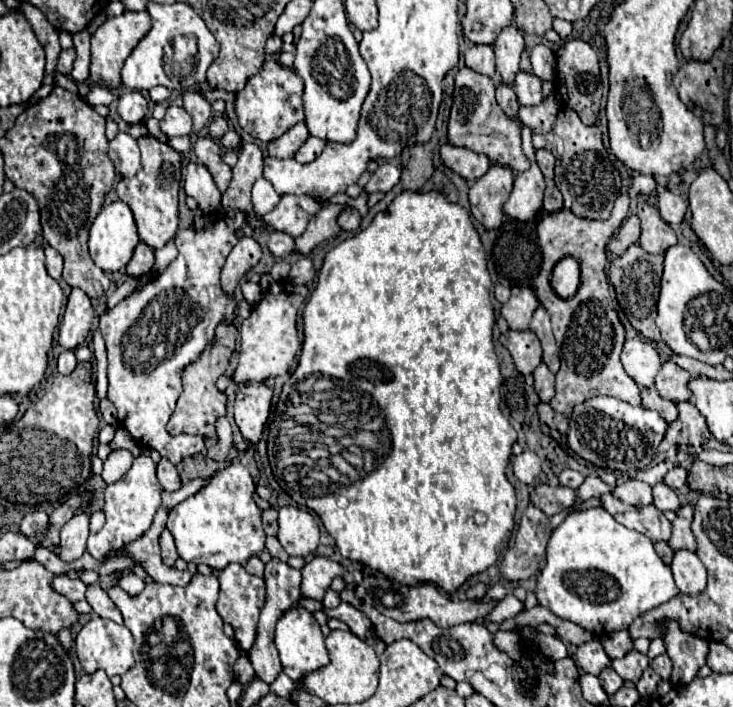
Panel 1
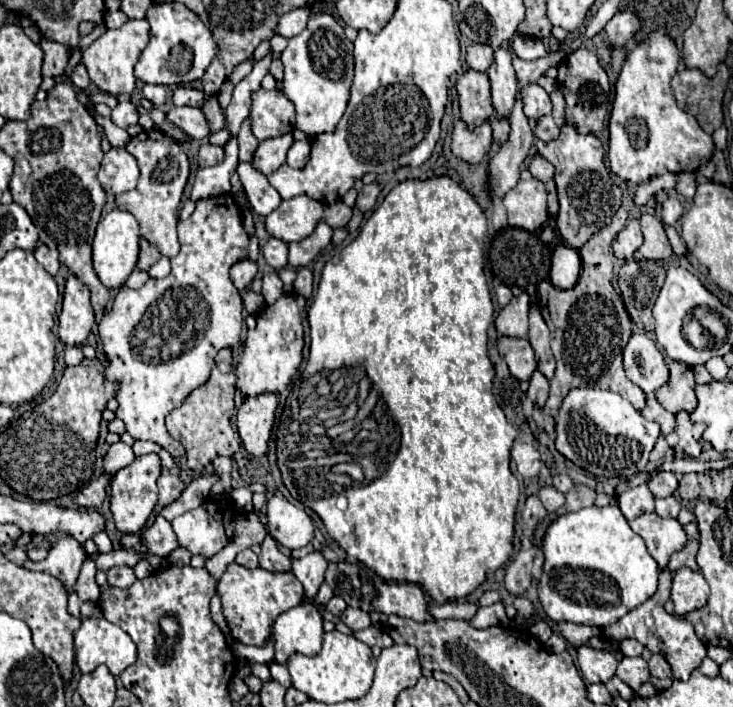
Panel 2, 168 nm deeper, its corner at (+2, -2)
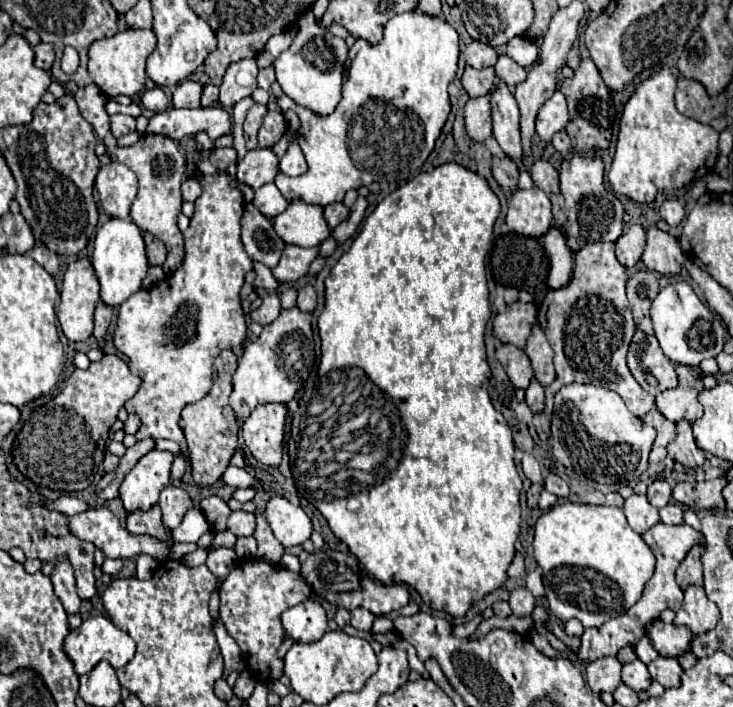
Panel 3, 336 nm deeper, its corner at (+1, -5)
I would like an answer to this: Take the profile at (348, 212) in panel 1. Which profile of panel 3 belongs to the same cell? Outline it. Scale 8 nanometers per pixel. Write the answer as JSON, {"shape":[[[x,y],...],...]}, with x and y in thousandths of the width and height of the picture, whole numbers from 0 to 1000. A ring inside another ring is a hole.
{"shape":[[[453,287],[453,290],[442,293],[442,310],[450,324],[461,321],[472,307],[475,307],[475,296],[467,287]]]}

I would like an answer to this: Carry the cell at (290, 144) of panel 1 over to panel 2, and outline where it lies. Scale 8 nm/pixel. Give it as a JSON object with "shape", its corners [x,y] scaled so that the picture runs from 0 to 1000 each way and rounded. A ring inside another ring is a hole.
{"shape":[[[386,190],[381,195],[367,195],[353,201],[348,218],[345,218],[345,238],[353,240],[356,246],[367,249],[370,243],[375,243],[383,232],[389,232],[389,221],[394,207],[400,204],[397,190]]]}

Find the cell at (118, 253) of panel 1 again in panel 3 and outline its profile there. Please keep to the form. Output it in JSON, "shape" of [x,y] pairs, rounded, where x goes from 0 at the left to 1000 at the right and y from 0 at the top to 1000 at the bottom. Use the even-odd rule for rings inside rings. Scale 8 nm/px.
{"shape":[[[153,307],[131,327],[126,375],[136,400],[136,420],[150,434],[161,434],[166,426],[172,426],[180,414],[186,414],[194,406],[194,395],[202,383],[202,369],[199,369],[194,327],[183,318],[180,310]]]}

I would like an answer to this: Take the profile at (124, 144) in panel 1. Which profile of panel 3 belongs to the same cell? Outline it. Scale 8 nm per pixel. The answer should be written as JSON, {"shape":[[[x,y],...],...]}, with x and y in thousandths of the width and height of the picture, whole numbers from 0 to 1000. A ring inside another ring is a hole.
{"shape":[[[150,228],[134,242],[131,270],[136,276],[136,290],[150,307],[172,310],[188,270],[188,250],[175,233]]]}

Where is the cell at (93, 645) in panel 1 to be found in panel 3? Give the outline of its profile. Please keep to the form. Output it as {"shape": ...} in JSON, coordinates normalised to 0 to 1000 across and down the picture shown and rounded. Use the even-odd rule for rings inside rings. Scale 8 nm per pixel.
{"shape":[[[131,870],[131,873],[120,873],[117,878],[112,878],[112,884],[106,890],[95,893],[95,898],[87,907],[87,921],[93,924],[95,935],[101,938],[104,952],[117,955],[136,935],[147,935],[156,946],[169,943],[183,929],[186,912],[183,912],[183,904],[175,895],[166,895],[150,876]]]}

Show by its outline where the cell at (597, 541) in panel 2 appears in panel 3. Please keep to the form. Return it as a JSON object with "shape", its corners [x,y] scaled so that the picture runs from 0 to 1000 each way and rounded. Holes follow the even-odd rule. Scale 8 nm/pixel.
{"shape":[[[791,711],[756,714],[734,734],[729,788],[742,808],[750,867],[767,881],[791,876],[797,887],[824,884],[870,853],[895,796],[887,774],[854,740],[849,720]]]}

